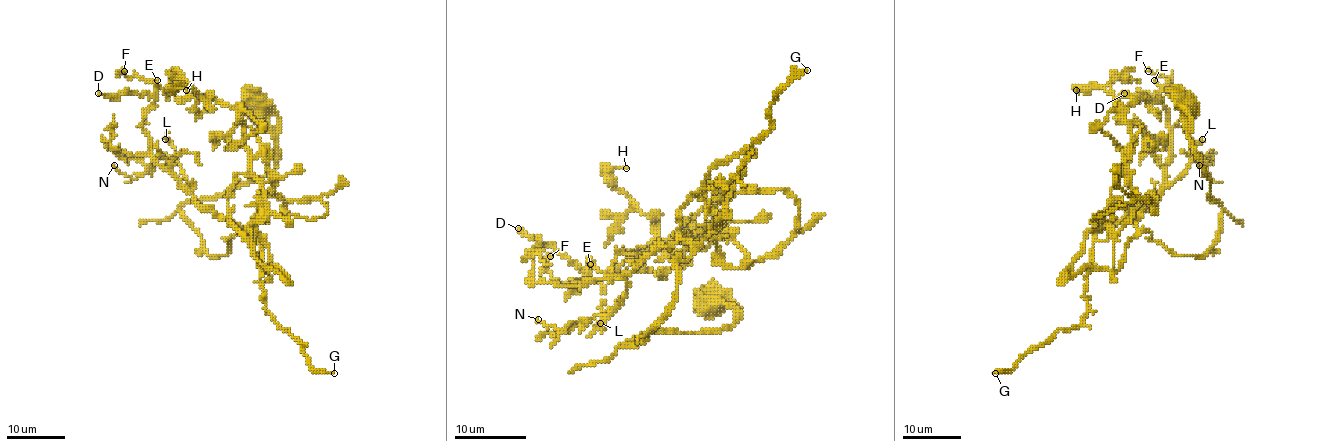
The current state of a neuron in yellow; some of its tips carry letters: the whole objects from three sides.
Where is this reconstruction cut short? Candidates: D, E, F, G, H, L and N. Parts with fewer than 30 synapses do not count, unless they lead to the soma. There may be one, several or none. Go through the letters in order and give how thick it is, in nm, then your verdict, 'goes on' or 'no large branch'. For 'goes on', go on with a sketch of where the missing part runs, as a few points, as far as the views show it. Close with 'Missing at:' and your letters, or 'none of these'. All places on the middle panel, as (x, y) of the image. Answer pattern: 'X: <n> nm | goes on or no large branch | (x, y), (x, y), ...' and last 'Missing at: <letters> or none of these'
D: 240 nm | no large branch
E: 110 nm | no large branch
F: 120 nm | no large branch
G: 150 nm | no large branch
H: 90 nm | no large branch
L: 170 nm | no large branch
N: 120 nm | no large branch
Missing at: none of these

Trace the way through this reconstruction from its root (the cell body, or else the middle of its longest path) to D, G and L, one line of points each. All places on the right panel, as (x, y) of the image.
D: (1184, 104), (1221, 206), (1202, 256), (1174, 255), (1135, 222), (1161, 192), (1171, 131), (1158, 95), (1124, 93)
G: (1184, 104), (1221, 206), (1215, 244), (1179, 256), (1130, 216), (1110, 221), (1094, 240), (1083, 321), (995, 373)
L: (1184, 104), (1221, 231), (1205, 255), (1179, 256), (1135, 222), (1202, 139)

